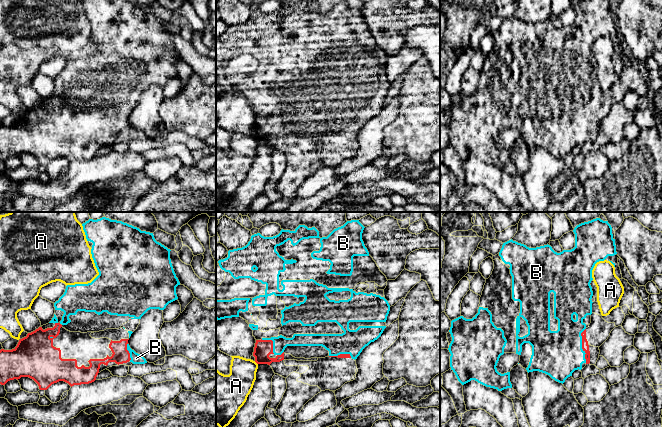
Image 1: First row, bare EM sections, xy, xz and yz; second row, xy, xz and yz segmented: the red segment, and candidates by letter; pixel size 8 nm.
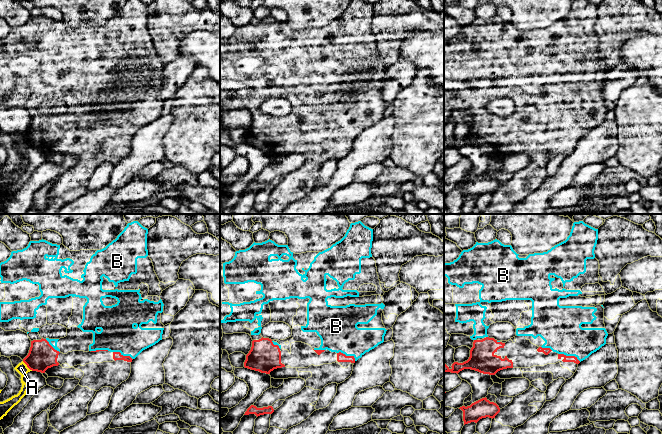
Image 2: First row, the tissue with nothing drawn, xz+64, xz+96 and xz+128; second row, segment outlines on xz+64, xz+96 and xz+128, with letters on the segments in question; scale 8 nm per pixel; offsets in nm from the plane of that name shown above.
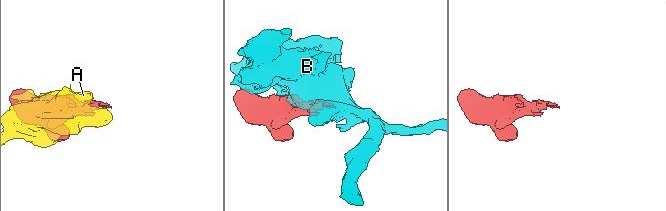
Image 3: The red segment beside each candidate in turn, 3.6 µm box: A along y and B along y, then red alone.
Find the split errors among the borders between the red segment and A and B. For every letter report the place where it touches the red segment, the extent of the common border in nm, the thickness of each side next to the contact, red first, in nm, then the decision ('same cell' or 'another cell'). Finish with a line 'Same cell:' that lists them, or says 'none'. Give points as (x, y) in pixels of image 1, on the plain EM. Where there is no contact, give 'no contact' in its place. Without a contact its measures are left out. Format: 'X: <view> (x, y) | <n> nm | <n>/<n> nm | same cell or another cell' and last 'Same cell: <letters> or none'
A: xz (256, 138) | 40 nm | 140/240 nm | another cell
B: yz (582, 121) | 280 nm | 60/380 nm | same cell
Same cell: B

